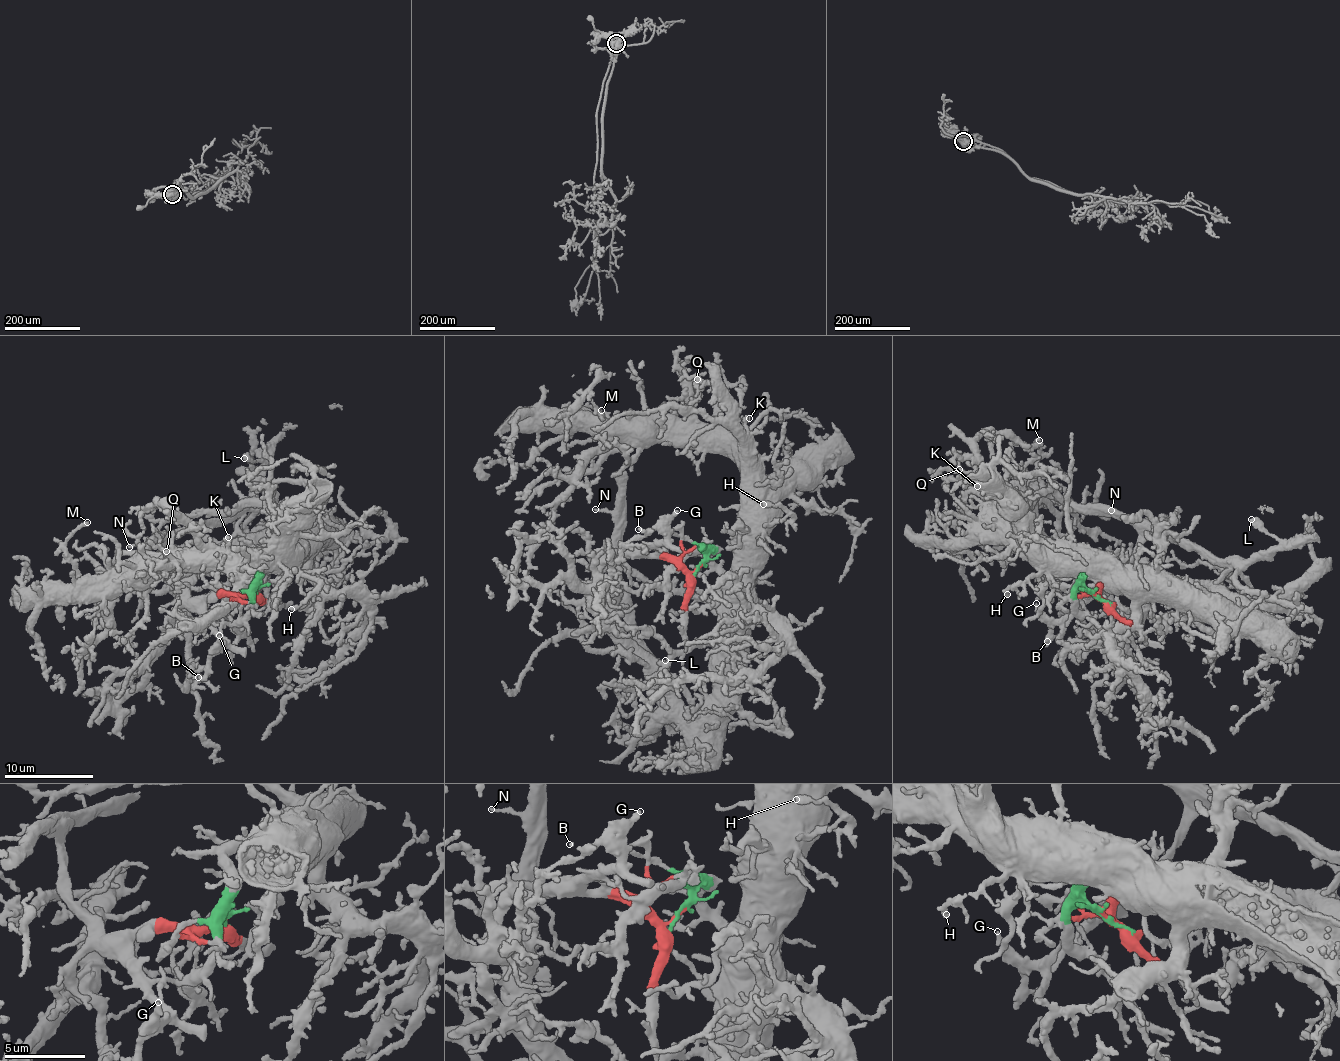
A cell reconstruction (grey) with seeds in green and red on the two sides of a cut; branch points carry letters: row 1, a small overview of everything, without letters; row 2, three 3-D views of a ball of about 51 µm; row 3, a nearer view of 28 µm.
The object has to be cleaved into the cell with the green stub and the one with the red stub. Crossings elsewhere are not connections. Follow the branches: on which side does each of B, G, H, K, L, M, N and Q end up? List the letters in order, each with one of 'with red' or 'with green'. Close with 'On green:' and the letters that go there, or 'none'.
B: with red
G: with red
H: with green
K: with green
L: with red
M: with green
N: with red
Q: with green
On green: H, K, M, Q

